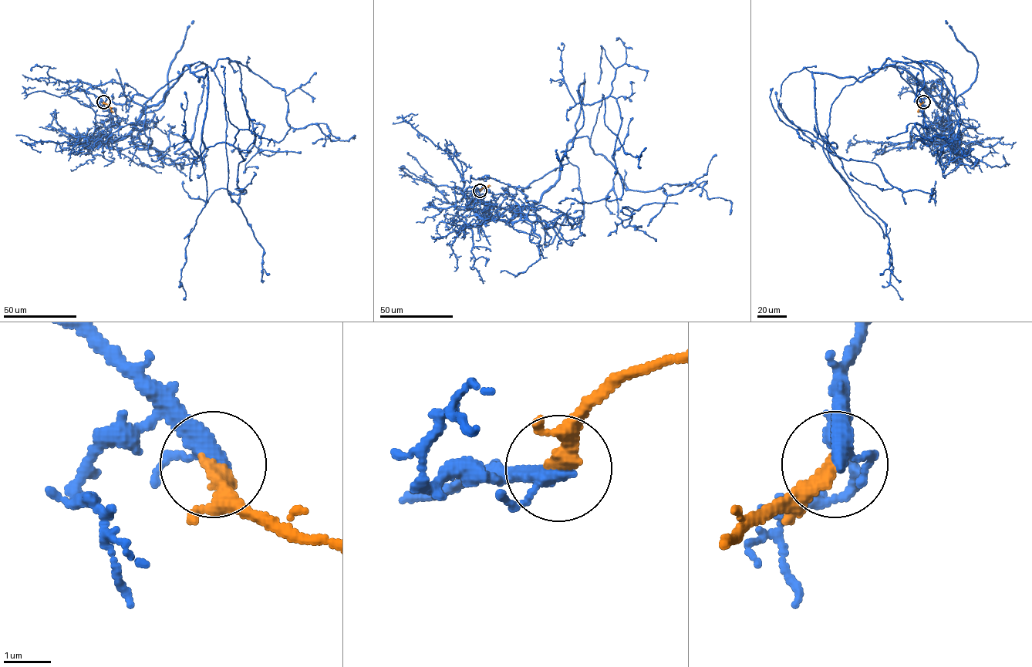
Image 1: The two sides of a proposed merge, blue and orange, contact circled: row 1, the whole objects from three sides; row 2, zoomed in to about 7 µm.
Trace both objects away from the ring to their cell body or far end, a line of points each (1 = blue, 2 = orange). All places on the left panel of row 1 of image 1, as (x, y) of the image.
1: (103, 102), (86, 89), (151, 106), (207, 72), (202, 140), (239, 150), (246, 192), (183, 180)
2: (103, 102), (113, 112)

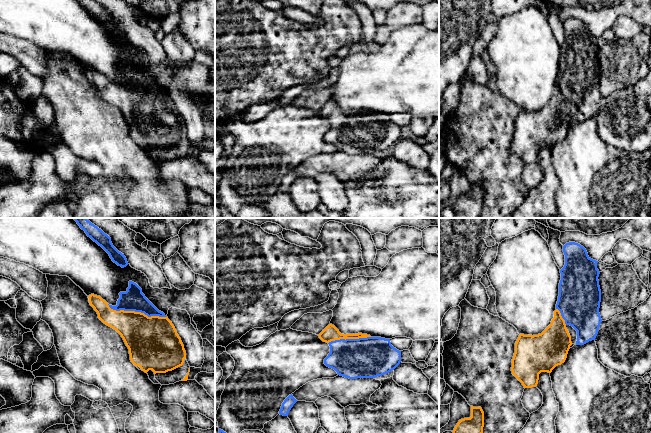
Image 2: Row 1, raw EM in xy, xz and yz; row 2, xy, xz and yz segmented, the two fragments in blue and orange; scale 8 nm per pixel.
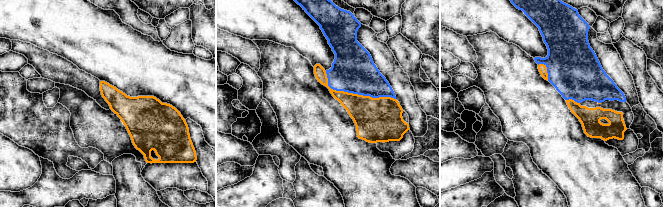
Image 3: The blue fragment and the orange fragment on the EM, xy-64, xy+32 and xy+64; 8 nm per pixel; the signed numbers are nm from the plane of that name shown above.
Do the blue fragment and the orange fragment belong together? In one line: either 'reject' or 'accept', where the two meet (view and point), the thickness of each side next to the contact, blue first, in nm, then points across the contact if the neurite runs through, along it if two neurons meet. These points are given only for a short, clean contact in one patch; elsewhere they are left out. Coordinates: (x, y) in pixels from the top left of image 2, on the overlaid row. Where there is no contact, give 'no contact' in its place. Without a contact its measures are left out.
accept | xy (136, 311) | 180/360 nm

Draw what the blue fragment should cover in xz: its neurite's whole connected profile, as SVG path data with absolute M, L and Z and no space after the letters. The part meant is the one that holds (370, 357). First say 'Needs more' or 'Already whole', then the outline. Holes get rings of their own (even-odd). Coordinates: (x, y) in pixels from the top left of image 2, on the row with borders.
Needs more. M332 324L318 336L330 346L324 364L345 378L375 378L401 362L401 351L391 345L390 339L362 333L344 335Z

